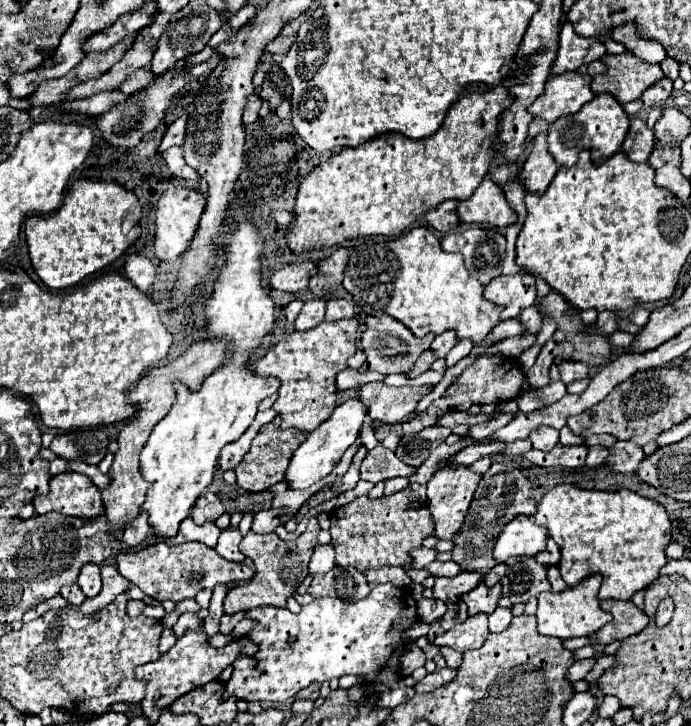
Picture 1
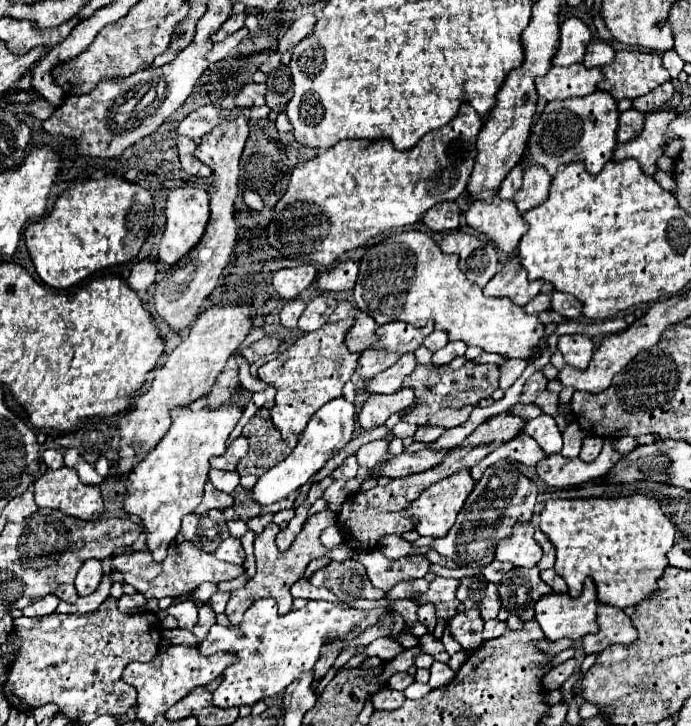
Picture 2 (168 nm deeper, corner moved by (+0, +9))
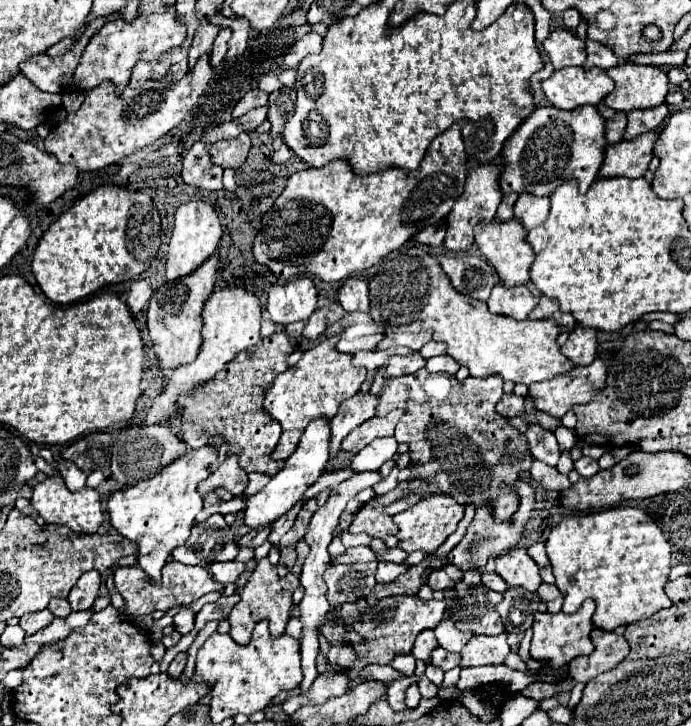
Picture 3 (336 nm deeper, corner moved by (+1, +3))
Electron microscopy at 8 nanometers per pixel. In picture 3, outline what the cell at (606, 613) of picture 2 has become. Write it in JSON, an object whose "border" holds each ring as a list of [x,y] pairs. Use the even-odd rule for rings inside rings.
{"border":[[[594,628],[590,632],[590,640],[594,644],[594,652],[590,656],[578,656],[568,664],[568,678],[582,684],[594,680],[602,672],[612,670],[612,666],[618,666],[630,650],[624,636],[614,632]]]}

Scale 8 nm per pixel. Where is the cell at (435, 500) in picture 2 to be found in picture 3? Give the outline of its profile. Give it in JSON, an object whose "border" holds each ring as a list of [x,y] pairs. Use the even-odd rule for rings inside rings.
{"border":[[[436,494],[436,496],[428,496],[426,500],[418,502],[416,506],[400,512],[394,516],[394,522],[398,524],[398,546],[404,552],[416,552],[422,550],[426,554],[434,554],[444,542],[446,538],[456,530],[458,522],[464,518],[464,508],[448,494]]]}

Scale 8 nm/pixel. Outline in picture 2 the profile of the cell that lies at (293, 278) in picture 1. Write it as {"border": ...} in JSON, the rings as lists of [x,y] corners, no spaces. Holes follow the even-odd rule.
{"border":[[[303,264],[297,268],[281,268],[273,274],[273,288],[283,300],[297,298],[317,276],[315,266]]]}

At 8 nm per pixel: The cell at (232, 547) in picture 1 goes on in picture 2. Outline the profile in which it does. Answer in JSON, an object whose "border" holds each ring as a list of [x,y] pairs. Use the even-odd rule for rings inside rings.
{"border":[[[229,536],[227,540],[223,540],[219,544],[219,548],[215,550],[215,556],[219,560],[227,560],[227,562],[233,562],[233,564],[243,564],[245,552],[241,548],[241,540],[235,538],[235,536]]]}

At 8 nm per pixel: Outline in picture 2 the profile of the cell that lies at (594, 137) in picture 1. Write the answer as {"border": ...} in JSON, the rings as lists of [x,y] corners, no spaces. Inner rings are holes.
{"border":[[[597,90],[585,98],[549,102],[537,124],[531,128],[525,160],[545,166],[551,174],[555,174],[563,164],[581,160],[585,162],[589,174],[599,174],[603,164],[613,158],[613,150],[617,144],[617,122],[617,102],[613,96],[607,96],[607,92]]]}

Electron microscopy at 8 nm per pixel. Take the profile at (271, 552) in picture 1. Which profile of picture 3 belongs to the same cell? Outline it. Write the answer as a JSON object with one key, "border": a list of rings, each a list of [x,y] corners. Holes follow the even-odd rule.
{"border":[[[300,540],[300,542],[296,544],[296,552],[298,552],[298,560],[296,560],[294,568],[290,570],[290,574],[284,576],[284,578],[280,578],[280,576],[276,574],[276,566],[272,566],[272,564],[268,562],[268,558],[264,558],[264,560],[256,566],[256,570],[254,570],[252,576],[248,578],[246,586],[240,590],[242,600],[234,606],[234,610],[232,610],[230,616],[228,616],[228,622],[230,622],[230,626],[232,626],[230,636],[234,638],[234,642],[238,642],[238,644],[248,644],[250,638],[252,638],[254,624],[258,624],[260,620],[268,620],[269,631],[274,638],[278,638],[278,636],[284,632],[284,628],[286,628],[286,624],[288,624],[288,618],[290,618],[288,612],[290,612],[290,606],[292,606],[292,592],[300,586],[298,574],[302,572],[302,562],[306,560],[306,556],[308,556],[308,552],[310,552],[310,546],[306,546],[306,542]]]}

